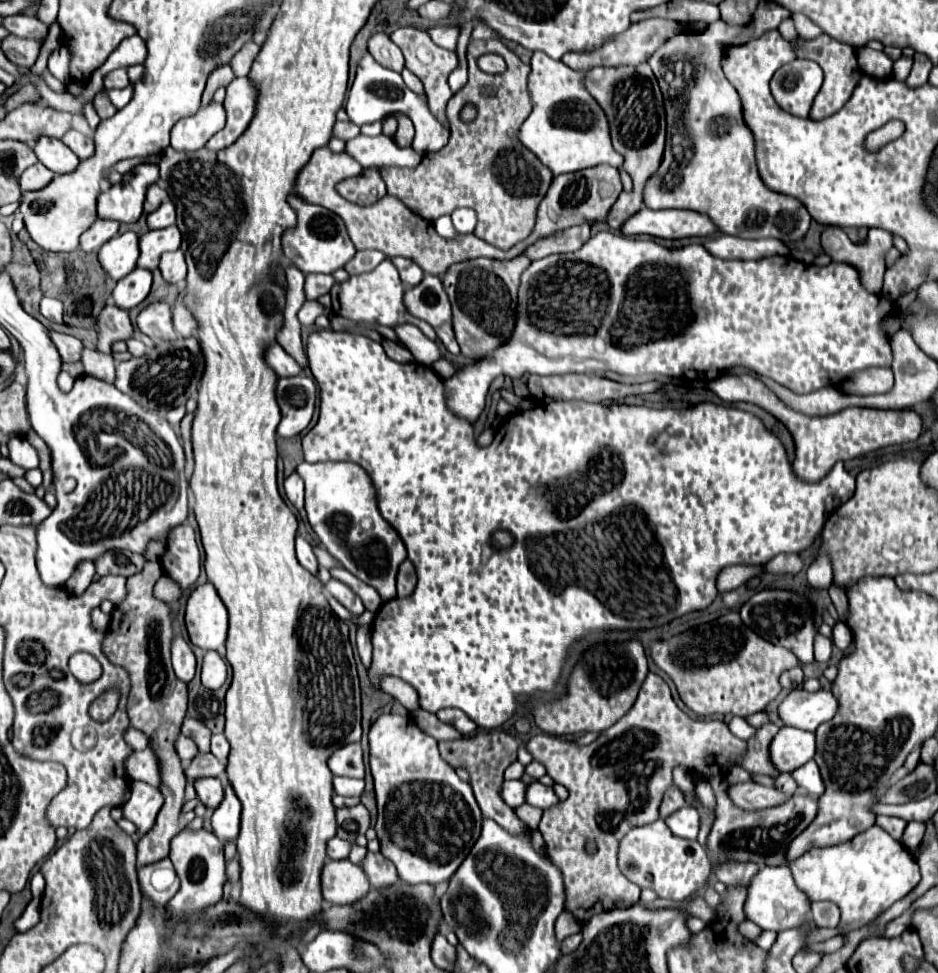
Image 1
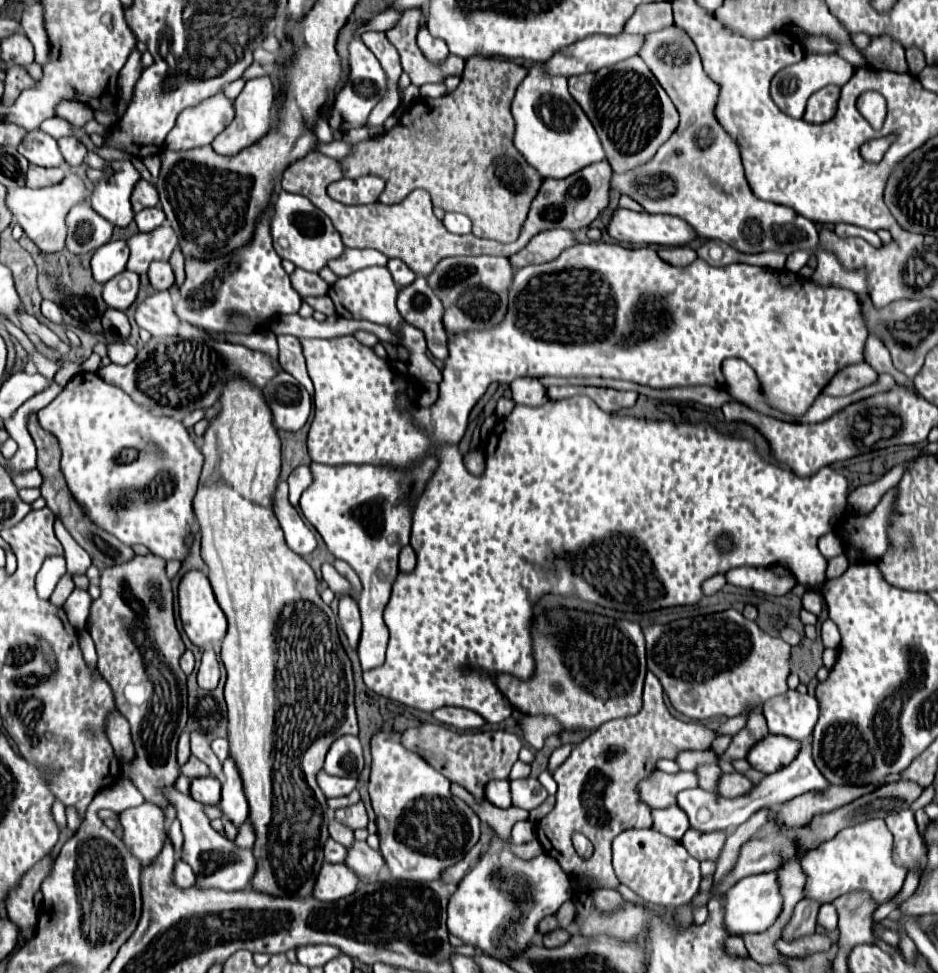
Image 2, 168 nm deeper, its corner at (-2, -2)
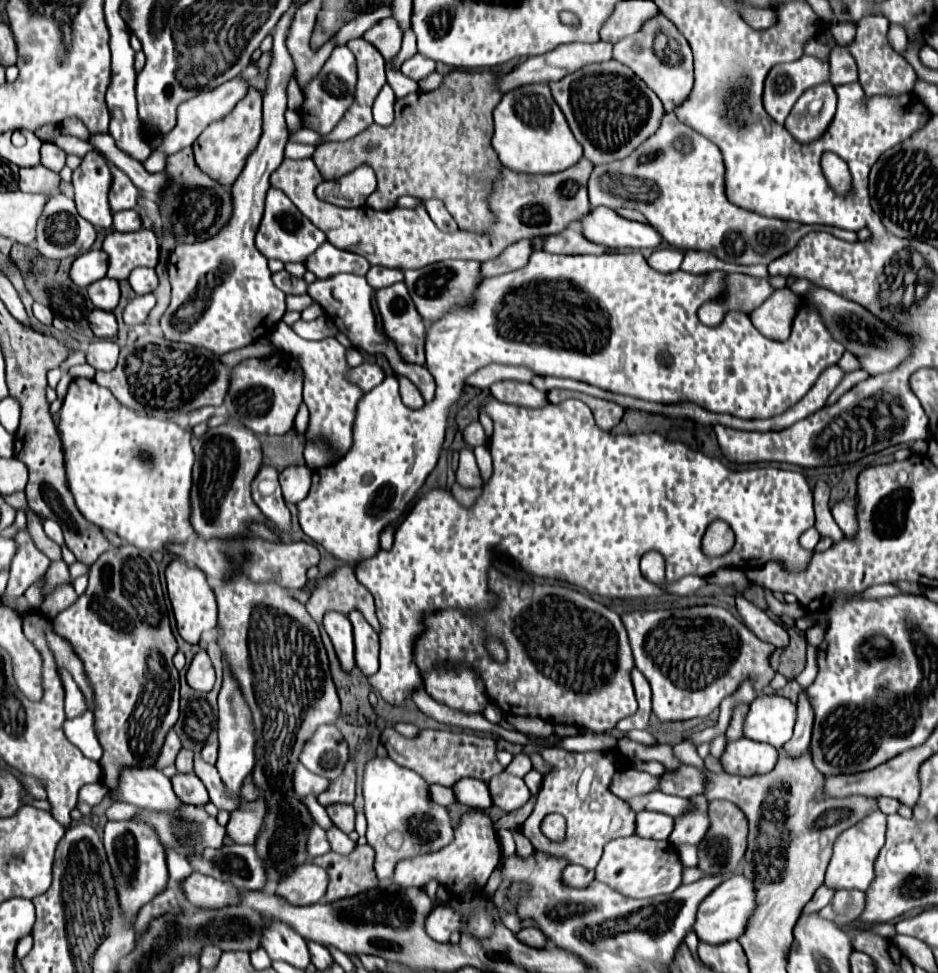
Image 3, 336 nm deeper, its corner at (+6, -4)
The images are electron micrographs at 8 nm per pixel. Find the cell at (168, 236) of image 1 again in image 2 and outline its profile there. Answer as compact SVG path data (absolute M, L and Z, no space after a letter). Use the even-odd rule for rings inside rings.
M163 224L147 234L137 232L127 238L129 246L129 262L127 270L145 274L153 260L169 260L173 248L177 246L177 236L169 224Z

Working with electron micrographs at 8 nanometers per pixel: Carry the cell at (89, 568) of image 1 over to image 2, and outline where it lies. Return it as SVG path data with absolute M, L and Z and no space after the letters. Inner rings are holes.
M55 520L55 536L63 544L65 550L65 560L67 560L67 570L69 574L85 574L85 570L91 566L89 554L73 540L73 536L67 532L67 528Z

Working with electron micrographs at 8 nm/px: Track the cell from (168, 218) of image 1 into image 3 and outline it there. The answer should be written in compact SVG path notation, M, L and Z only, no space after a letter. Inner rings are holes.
M125 210L125 212L115 214L113 228L121 230L121 232L135 232L135 230L139 230L143 226L141 226L141 218L139 218L137 210Z

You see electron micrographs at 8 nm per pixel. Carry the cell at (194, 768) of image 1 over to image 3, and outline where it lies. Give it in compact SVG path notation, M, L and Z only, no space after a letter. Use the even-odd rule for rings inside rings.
M181 750L177 756L177 772L193 772L193 752L191 750Z

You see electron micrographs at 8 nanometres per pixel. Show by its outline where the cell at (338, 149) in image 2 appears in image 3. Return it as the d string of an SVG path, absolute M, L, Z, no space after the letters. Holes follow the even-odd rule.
M289 142L289 144L285 146L285 158L293 158L293 160L299 160L299 158L311 158L315 150L317 150L317 148L315 148L315 146L309 146L309 144Z

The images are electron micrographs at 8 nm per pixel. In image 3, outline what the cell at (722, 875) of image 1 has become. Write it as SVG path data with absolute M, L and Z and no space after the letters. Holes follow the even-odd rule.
M697 796L691 798L697 806L697 810L685 814L683 818L675 820L675 828L669 836L669 842L673 846L683 846L683 844L691 844L697 846L701 842L701 838L705 838L707 830L709 830L709 818L705 816L707 810L707 798L705 796Z

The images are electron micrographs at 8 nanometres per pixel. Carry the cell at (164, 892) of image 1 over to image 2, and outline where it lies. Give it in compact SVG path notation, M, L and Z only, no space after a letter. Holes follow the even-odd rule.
M177 860L177 864L175 864L175 886L179 886L179 888L195 886L195 874L187 862Z

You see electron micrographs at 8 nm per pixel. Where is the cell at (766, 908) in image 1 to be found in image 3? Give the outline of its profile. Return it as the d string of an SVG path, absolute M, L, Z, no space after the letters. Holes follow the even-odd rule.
M733 874L729 880L721 882L721 886L717 886L717 890L713 890L713 894L705 898L705 902L701 902L693 930L699 936L699 940L707 944L723 944L729 940L737 940L745 932L753 910L757 910L753 882L749 882L749 878L745 878L743 874Z

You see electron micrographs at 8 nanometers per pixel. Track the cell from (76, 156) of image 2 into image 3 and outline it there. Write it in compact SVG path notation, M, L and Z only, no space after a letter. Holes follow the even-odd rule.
M45 142L41 146L41 164L47 166L49 170L61 172L65 168L65 160L67 160L67 152L63 152L57 144Z

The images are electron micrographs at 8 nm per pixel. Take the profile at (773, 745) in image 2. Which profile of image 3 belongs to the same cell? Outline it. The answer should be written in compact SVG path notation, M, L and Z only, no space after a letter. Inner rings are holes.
M741 738L735 742L729 742L721 764L727 774L737 776L755 776L755 774L767 774L777 764L779 750L769 744L753 742L749 738Z

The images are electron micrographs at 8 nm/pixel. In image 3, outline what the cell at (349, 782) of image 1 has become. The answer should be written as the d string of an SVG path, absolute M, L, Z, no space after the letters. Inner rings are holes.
M297 764L295 774L293 774L293 788L299 796L309 796L309 794L317 796L329 788L329 780L323 776L317 776L317 774L309 772L305 766Z

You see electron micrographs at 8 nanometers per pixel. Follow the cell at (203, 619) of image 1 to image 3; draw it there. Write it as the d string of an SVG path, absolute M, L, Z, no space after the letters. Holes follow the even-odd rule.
M173 560L167 566L165 578L167 578L169 600L171 600L171 606L173 606L175 620L177 620L177 630L179 630L179 634L185 642L197 644L203 632L213 630L217 626L217 604L215 604L213 590L209 588L205 574L201 570L197 570L195 566L189 566L181 560Z

